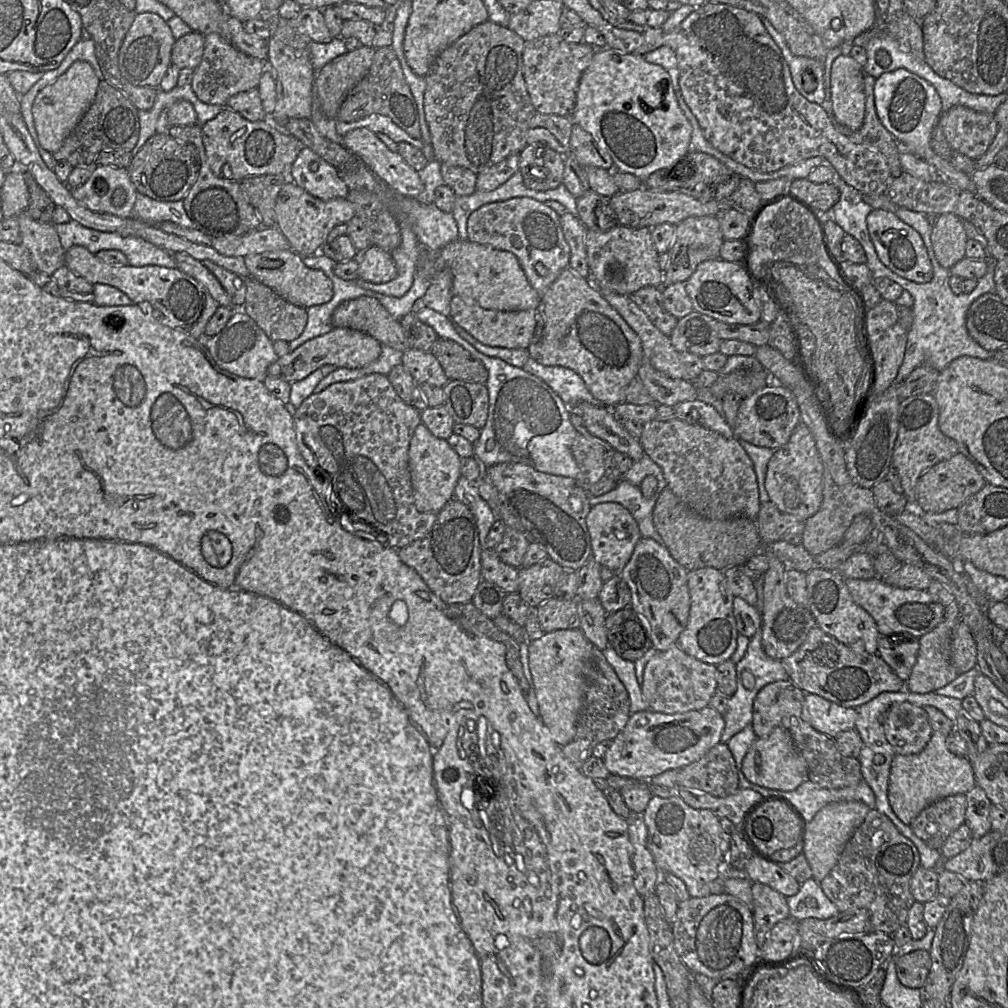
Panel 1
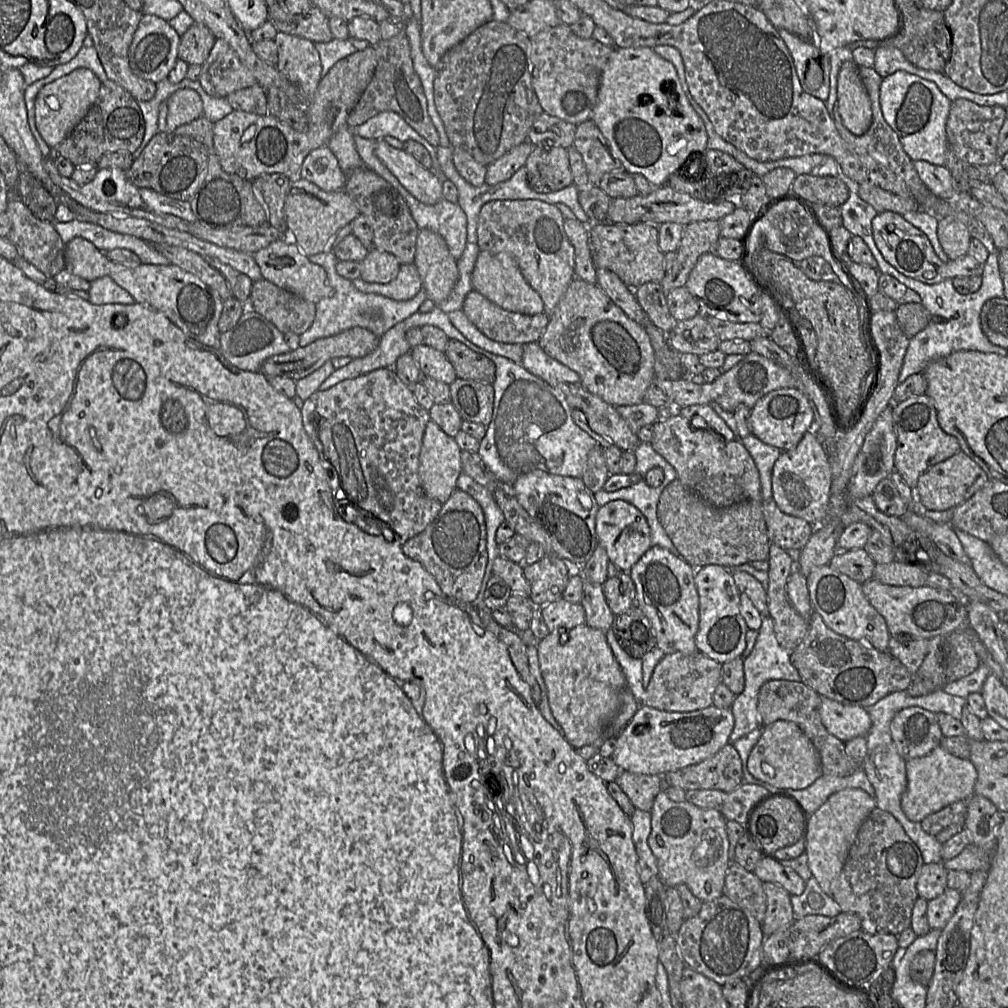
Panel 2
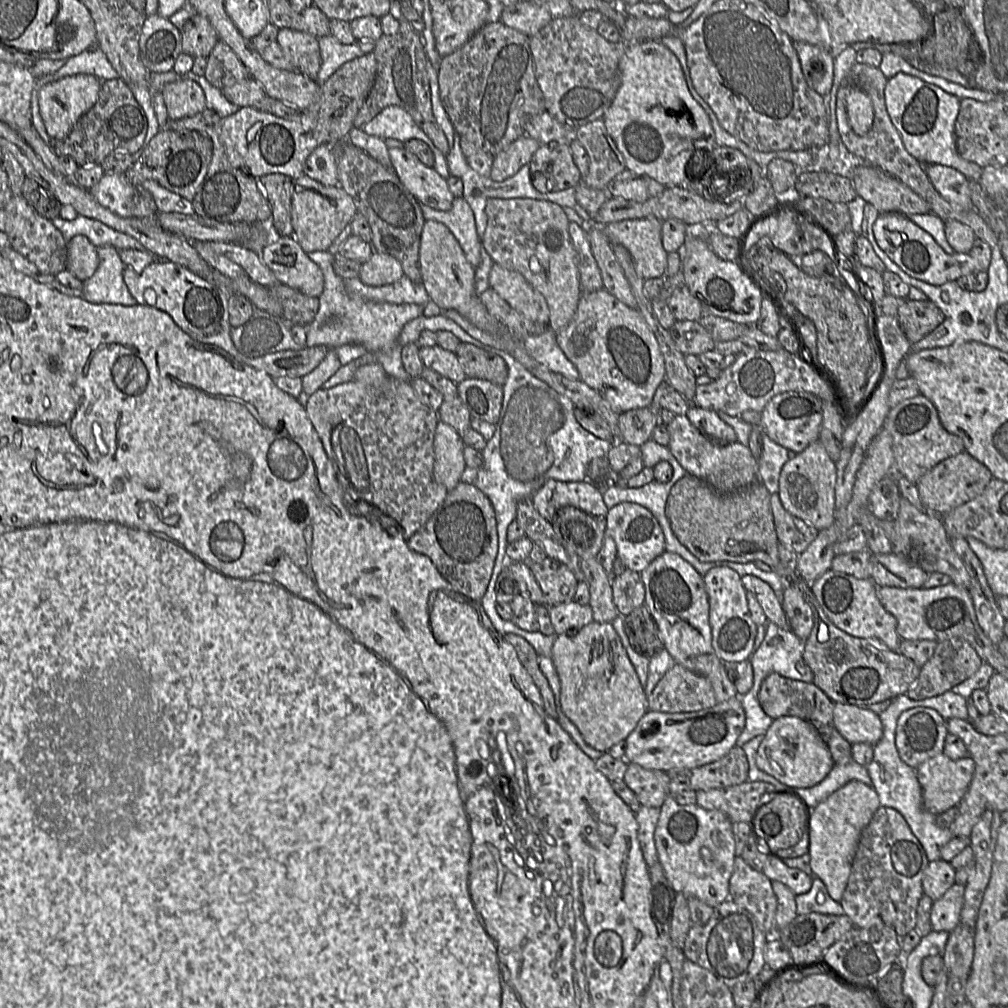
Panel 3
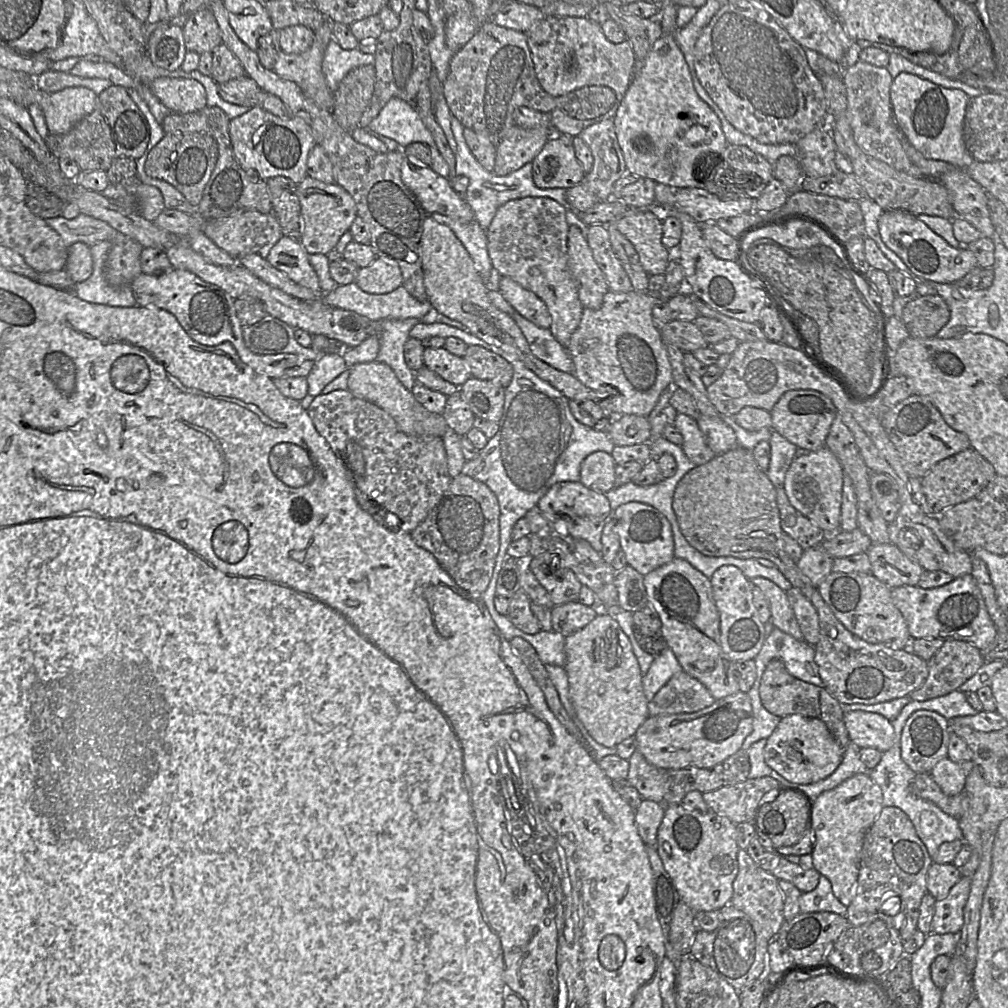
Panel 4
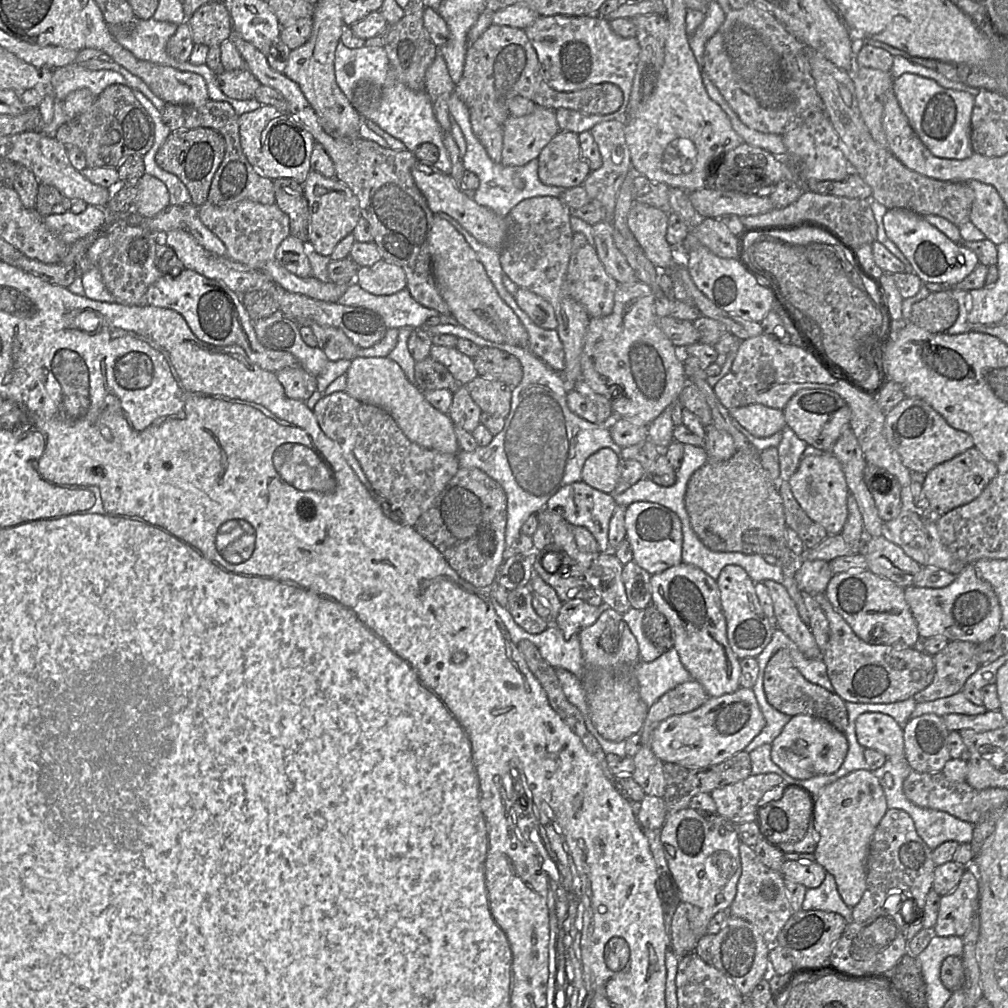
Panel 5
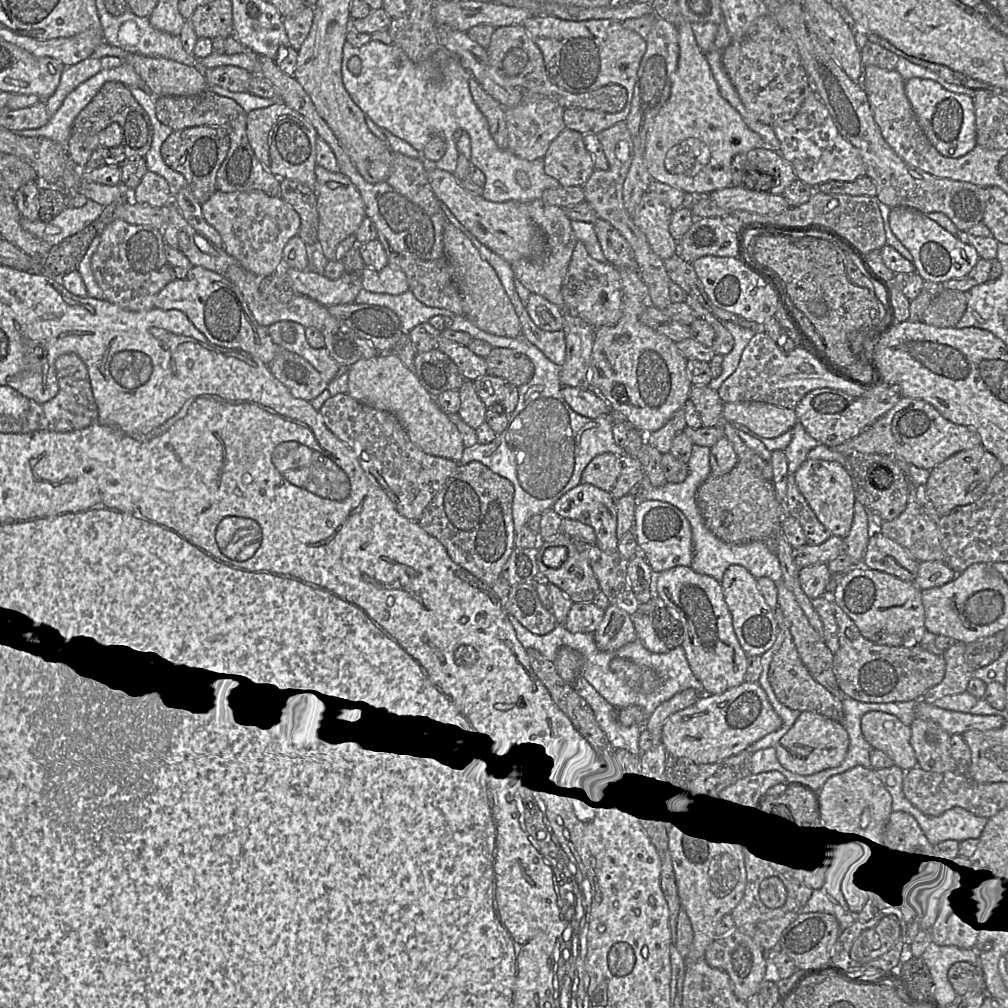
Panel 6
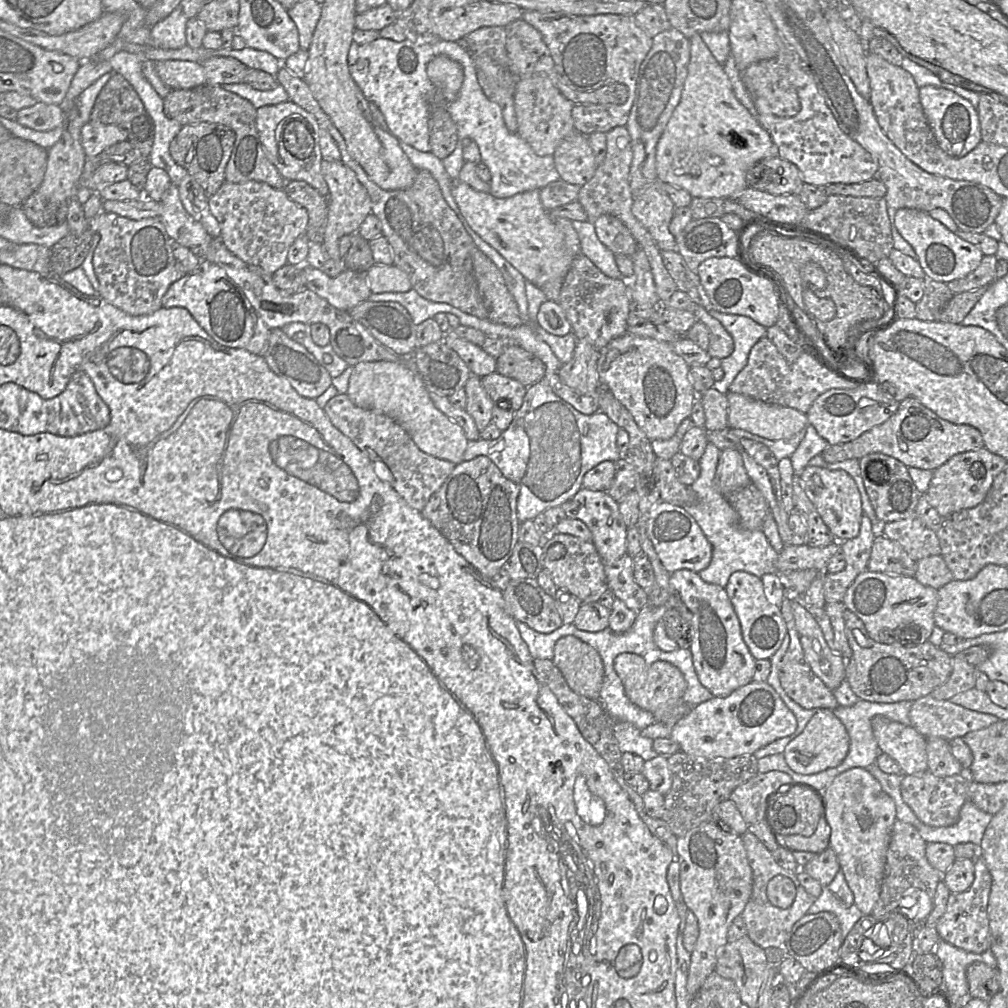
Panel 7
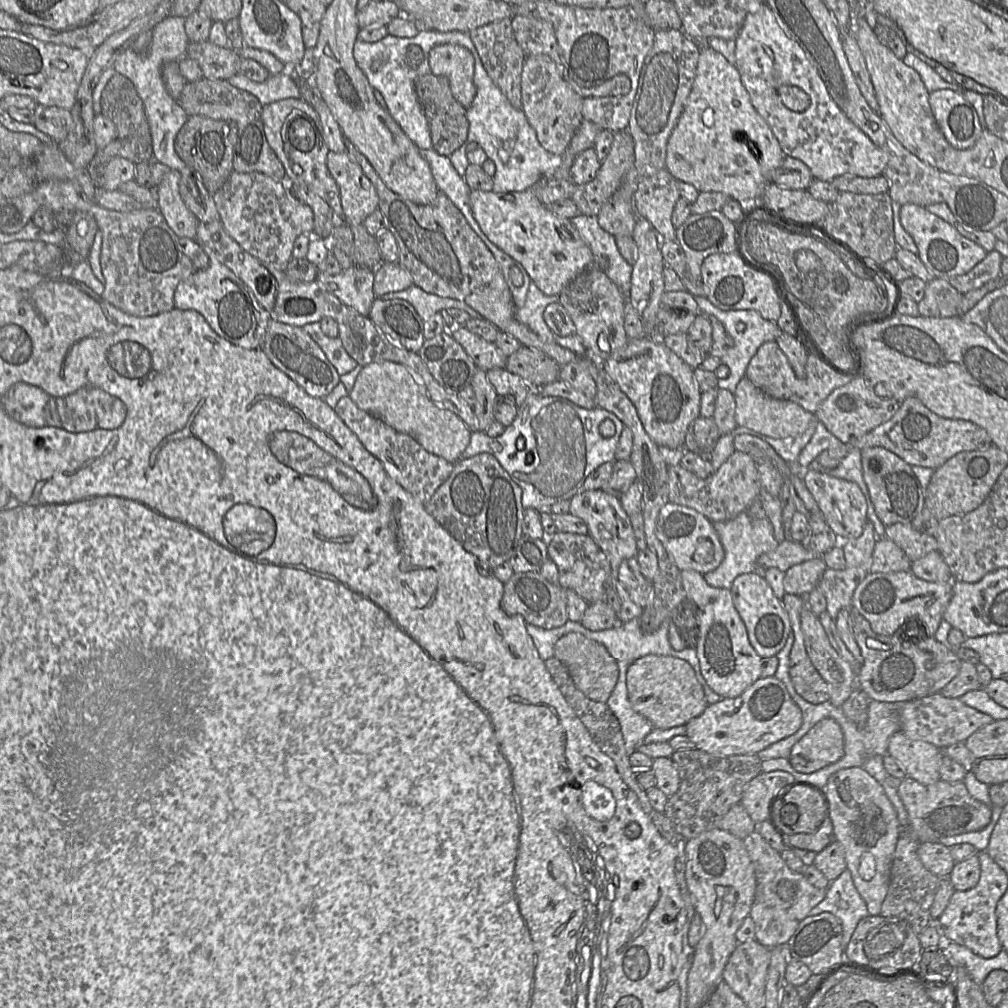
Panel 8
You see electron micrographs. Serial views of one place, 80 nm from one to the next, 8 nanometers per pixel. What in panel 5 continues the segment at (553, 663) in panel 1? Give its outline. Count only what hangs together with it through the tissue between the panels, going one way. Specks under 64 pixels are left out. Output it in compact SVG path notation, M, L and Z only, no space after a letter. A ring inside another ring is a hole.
M602 608L597 621L582 630L578 637L585 665L599 673L597 684L592 690L586 690L590 718L598 734L612 742L620 742L638 734L644 725L649 707L640 698L638 681L634 673L622 673L622 670L630 670L640 661L637 640L623 620L622 614L611 608Z

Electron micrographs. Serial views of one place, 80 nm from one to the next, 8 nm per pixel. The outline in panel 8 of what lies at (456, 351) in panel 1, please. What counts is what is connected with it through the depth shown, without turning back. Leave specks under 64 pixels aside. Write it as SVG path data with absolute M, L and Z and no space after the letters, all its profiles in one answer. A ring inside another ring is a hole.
M521 346L507 357L505 369L521 377L534 389L559 379L561 366L545 353L535 348Z

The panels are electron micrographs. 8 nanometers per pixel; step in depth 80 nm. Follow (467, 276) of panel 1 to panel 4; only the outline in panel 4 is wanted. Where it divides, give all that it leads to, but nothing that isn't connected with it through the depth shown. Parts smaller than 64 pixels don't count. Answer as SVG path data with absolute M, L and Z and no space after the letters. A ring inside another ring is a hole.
M501 276L498 291L503 298L525 319L541 328L550 328L551 316L546 304L533 292L523 288L510 277Z

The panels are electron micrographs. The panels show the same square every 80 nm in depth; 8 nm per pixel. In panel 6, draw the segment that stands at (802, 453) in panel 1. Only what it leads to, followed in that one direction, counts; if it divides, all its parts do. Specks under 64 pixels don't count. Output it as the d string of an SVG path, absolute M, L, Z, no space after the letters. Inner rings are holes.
M806 459L794 477L799 491L818 520L832 535L844 539L852 526L856 501L856 486L851 474L838 462Z

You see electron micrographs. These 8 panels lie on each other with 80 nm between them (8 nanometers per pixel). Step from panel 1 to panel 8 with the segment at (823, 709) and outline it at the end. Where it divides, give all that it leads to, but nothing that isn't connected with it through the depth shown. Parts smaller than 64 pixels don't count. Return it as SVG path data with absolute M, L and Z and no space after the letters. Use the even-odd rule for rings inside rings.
M898 731L890 737L886 754L903 767L908 777L919 783L928 785L940 780L939 769L944 749L922 740L911 739Z

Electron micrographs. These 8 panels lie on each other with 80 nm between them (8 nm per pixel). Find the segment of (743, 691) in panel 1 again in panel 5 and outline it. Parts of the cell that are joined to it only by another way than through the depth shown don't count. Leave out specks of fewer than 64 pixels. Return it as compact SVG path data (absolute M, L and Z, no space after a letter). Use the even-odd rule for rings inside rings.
M764 671L759 673L760 677L756 680L752 690L764 716L765 726L762 731L745 747L744 751L747 753L752 752L761 745L771 744L773 740L781 733L783 727L792 718L789 715L779 712L767 702L763 688Z

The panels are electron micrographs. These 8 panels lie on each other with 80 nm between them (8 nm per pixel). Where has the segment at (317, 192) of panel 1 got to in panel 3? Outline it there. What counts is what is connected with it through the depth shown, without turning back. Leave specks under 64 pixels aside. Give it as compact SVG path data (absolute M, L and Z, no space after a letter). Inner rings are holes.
M319 145L306 159L303 174L325 186L337 186L339 180L331 145Z

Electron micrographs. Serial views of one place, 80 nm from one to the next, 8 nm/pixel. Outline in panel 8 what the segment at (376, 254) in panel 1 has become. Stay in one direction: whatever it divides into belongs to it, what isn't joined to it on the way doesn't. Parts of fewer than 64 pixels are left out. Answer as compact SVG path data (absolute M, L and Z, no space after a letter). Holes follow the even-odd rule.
M382 262L374 270L373 291L377 297L403 291L413 285L410 274L398 263Z

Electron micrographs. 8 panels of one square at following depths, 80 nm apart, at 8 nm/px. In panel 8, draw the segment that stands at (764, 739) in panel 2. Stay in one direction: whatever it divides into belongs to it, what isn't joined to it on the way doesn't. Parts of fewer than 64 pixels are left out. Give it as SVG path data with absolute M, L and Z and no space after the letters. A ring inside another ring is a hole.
M824 718L793 745L788 760L796 771L810 774L837 762L843 755L841 727L834 719Z

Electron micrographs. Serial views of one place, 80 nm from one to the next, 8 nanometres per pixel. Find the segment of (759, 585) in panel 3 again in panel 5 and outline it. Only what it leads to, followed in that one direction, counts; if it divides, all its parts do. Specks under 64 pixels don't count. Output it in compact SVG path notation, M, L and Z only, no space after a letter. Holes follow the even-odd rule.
M773 580L763 583L773 601L775 627L783 631L805 657L822 660L822 651L808 625L801 619L796 604L785 586Z

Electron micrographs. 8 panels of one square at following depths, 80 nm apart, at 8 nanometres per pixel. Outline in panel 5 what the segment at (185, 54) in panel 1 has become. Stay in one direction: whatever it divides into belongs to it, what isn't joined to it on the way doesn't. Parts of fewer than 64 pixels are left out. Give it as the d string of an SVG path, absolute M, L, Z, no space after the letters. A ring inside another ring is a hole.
M210 2L200 6L186 22L196 45L220 45L231 39L234 33L231 16L224 2Z

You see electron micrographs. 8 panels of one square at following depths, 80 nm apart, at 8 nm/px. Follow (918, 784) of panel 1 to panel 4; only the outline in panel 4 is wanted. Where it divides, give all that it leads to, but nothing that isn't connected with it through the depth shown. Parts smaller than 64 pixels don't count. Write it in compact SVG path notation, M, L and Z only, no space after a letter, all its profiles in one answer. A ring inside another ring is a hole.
M945 757L935 764L929 774L944 794L954 796L964 792L966 777L971 768L971 761L956 763Z

